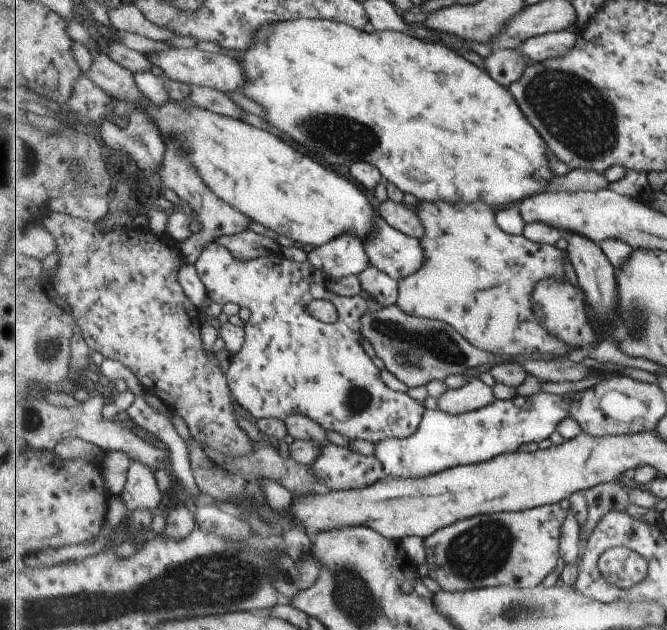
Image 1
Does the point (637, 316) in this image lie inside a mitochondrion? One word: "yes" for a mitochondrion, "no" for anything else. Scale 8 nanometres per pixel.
yes

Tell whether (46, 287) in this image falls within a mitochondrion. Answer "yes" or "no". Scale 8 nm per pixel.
no

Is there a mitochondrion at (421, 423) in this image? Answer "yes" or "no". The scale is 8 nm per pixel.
no

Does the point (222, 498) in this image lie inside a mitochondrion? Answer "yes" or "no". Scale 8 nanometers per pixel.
no

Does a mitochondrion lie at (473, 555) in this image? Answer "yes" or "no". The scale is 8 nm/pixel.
yes

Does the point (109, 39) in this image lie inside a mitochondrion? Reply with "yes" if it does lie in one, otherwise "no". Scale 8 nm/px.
no

